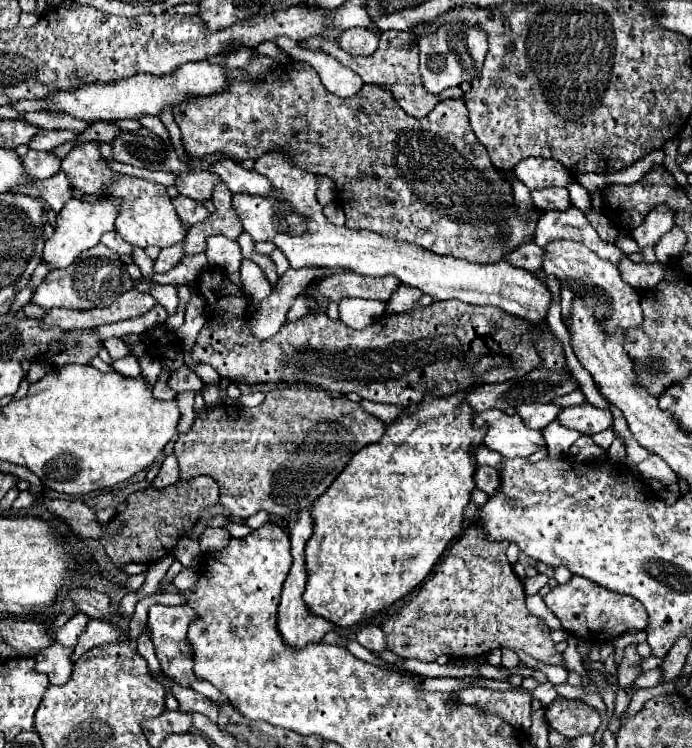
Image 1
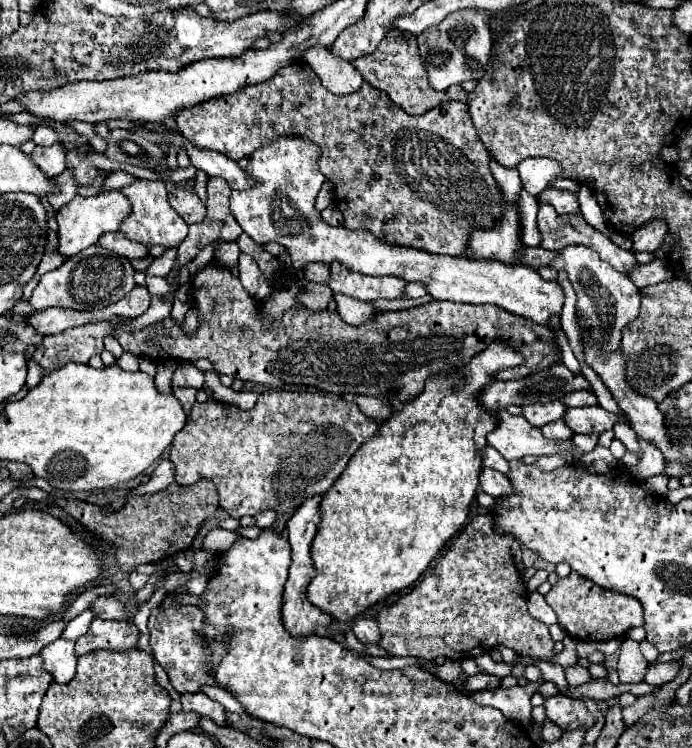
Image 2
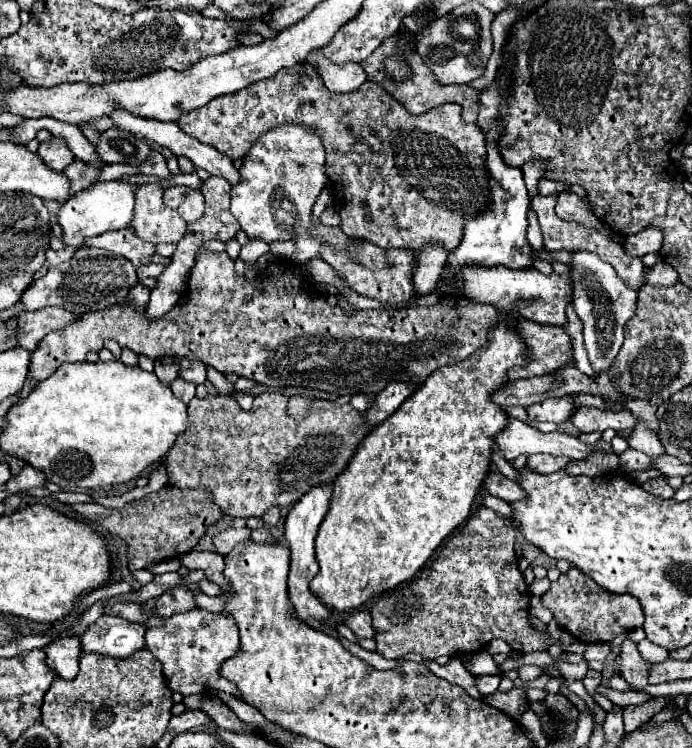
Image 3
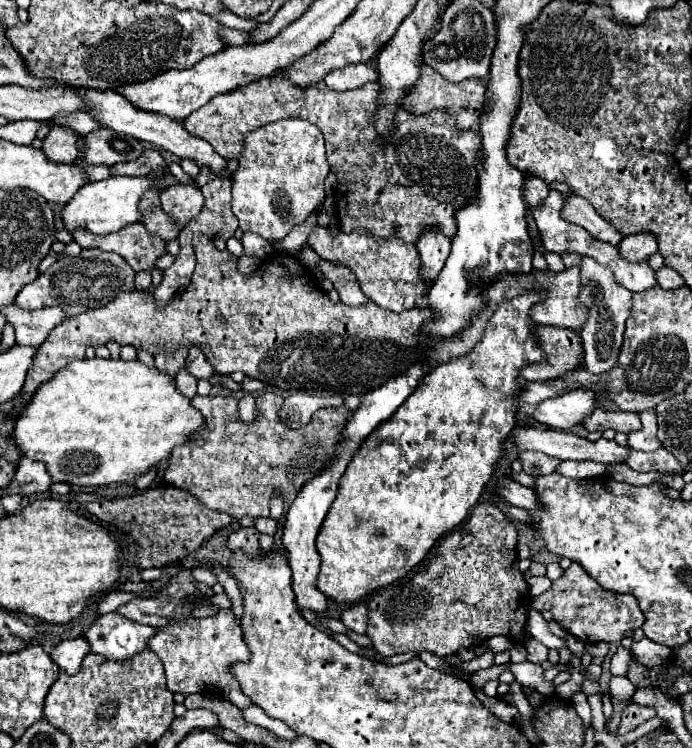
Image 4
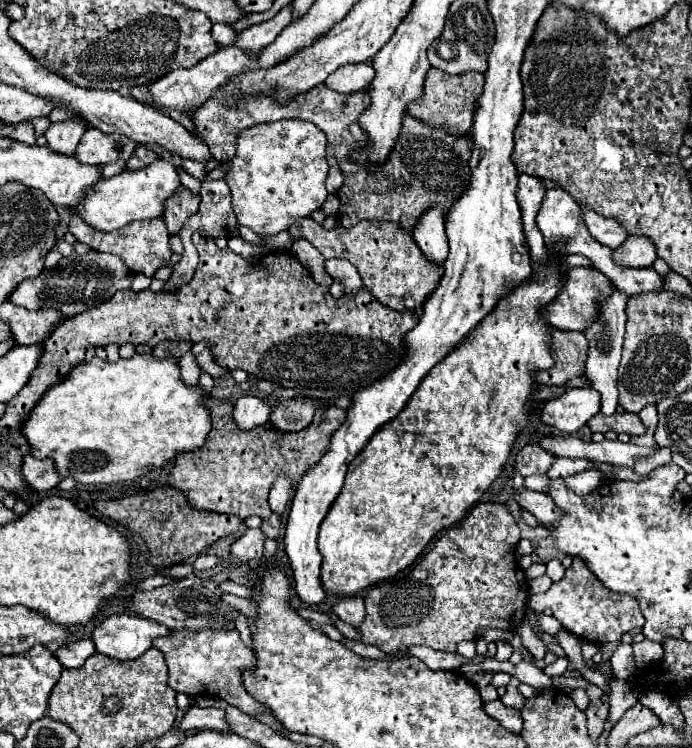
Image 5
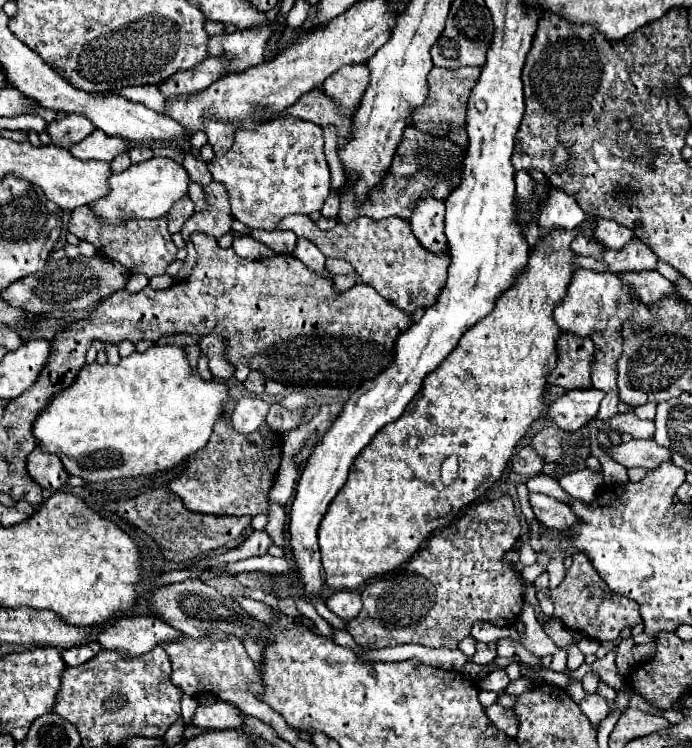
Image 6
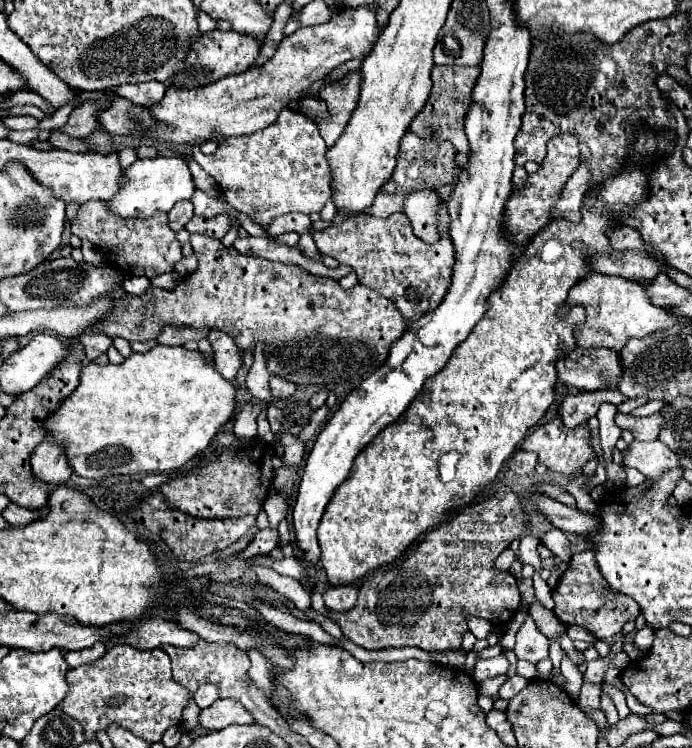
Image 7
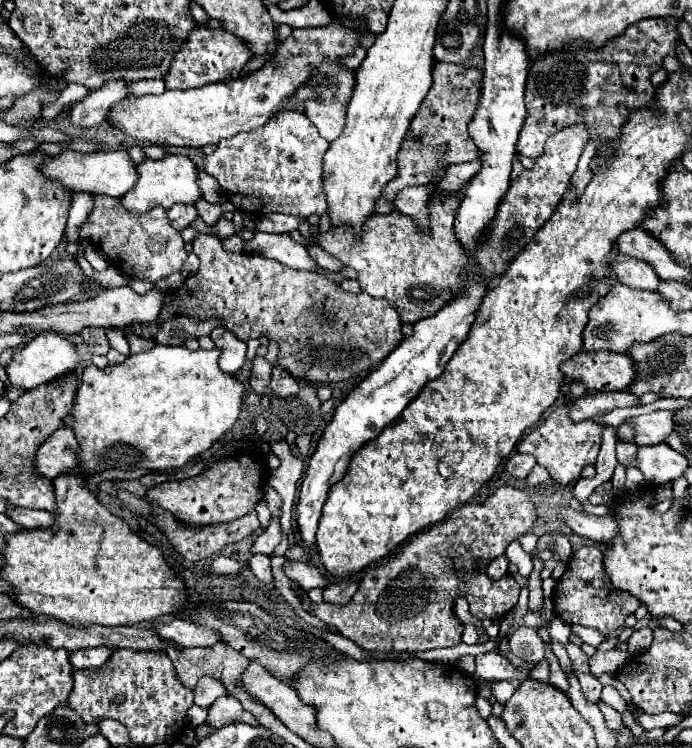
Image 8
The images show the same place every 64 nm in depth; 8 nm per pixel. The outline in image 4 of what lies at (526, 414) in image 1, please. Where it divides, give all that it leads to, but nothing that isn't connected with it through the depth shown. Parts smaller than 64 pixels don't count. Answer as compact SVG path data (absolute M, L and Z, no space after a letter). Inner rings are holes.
M570 390L562 396L544 400L534 410L532 418L554 430L570 432L574 426L582 424L596 410L596 394L592 390Z

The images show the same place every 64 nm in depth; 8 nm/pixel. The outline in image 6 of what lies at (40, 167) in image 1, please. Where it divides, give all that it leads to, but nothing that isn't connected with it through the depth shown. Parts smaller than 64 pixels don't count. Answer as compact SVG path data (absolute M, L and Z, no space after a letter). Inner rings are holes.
M68 114L62 122L50 122L46 130L54 144L68 148L72 142L80 142L88 134L92 134L94 124L90 120L86 120L86 116L82 116L82 114Z

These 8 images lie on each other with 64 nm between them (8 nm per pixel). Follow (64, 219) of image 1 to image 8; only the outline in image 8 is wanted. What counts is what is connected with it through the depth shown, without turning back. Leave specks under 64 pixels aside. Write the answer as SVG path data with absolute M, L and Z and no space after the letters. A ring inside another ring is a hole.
M168 154L162 160L144 160L138 164L140 178L136 186L122 196L122 202L128 210L144 212L152 206L164 206L166 210L174 204L196 204L202 198L202 190L198 186L198 168L196 164L182 154Z

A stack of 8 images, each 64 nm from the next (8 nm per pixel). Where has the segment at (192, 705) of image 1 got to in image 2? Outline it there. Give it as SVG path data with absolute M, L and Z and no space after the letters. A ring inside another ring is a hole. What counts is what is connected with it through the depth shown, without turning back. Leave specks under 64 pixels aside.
M186 692L186 694L182 694L180 702L182 702L182 710L184 712L198 712L202 716L212 718L220 726L226 726L226 722L228 722L226 708L222 704L210 700L204 692L196 692L196 694Z

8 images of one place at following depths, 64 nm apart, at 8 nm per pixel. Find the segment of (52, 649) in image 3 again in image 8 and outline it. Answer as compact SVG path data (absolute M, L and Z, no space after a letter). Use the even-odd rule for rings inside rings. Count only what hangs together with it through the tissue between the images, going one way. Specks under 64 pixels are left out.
M84 648L70 654L70 664L76 670L88 670L88 668L102 668L112 656L110 648Z

